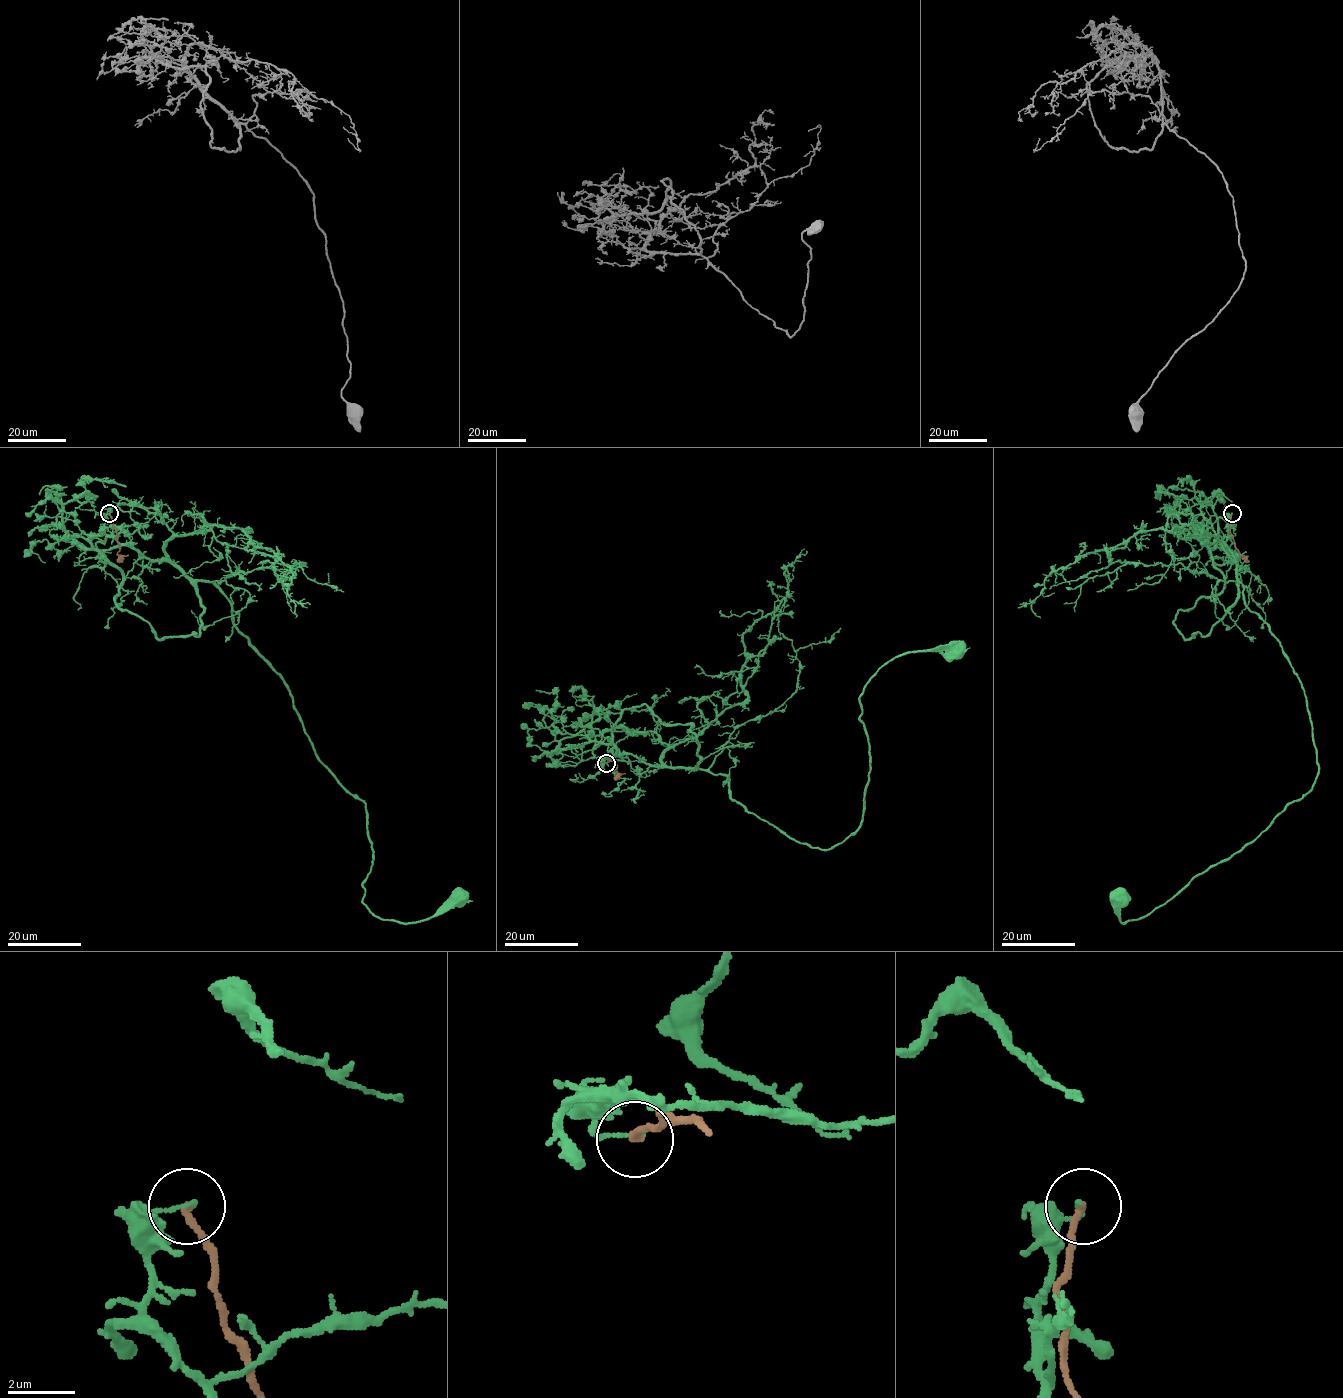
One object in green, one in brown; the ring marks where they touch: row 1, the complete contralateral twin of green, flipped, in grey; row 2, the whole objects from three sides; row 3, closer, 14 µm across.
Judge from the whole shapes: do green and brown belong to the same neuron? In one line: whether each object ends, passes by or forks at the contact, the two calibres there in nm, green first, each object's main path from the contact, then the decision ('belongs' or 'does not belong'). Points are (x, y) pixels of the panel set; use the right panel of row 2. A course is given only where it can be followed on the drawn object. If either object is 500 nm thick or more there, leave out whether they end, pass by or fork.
green ends; brown ends; calibres 120 and 240 nm; course green (1232, 513), (1223, 548), (1248, 607), (1301, 683), (1318, 774), (1237, 852), (1146, 915), (1121, 923), (1120, 899); course brown (1232, 513), (1229, 524), (1235, 547), (1248, 562); does not belong

